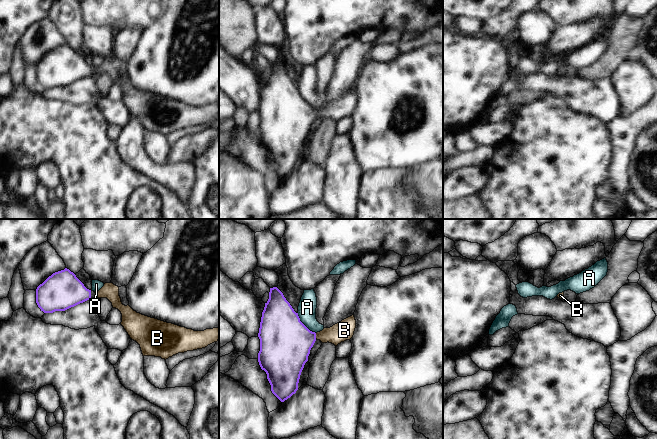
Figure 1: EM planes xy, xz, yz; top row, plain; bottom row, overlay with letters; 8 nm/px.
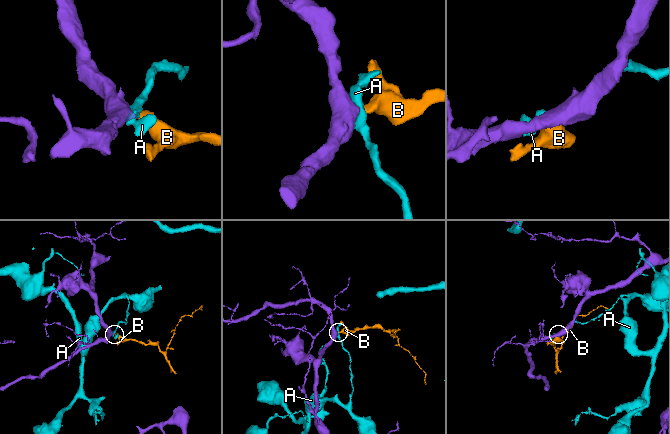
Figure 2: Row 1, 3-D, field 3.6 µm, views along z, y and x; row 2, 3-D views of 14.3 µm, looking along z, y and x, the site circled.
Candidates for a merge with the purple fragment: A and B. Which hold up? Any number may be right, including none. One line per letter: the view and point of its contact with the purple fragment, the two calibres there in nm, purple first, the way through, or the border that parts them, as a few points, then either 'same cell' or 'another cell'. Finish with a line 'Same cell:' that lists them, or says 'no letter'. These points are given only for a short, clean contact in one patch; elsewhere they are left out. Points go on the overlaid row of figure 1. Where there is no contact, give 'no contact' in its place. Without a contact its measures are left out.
A: contact xz (303, 324); calibres 420 and 140 nm; another cell
B: contact xz (315, 336); calibres 420 and 160 nm; way xz (285, 342), (315, 336), (335, 335), (344, 330); same cell
Same cell: B

